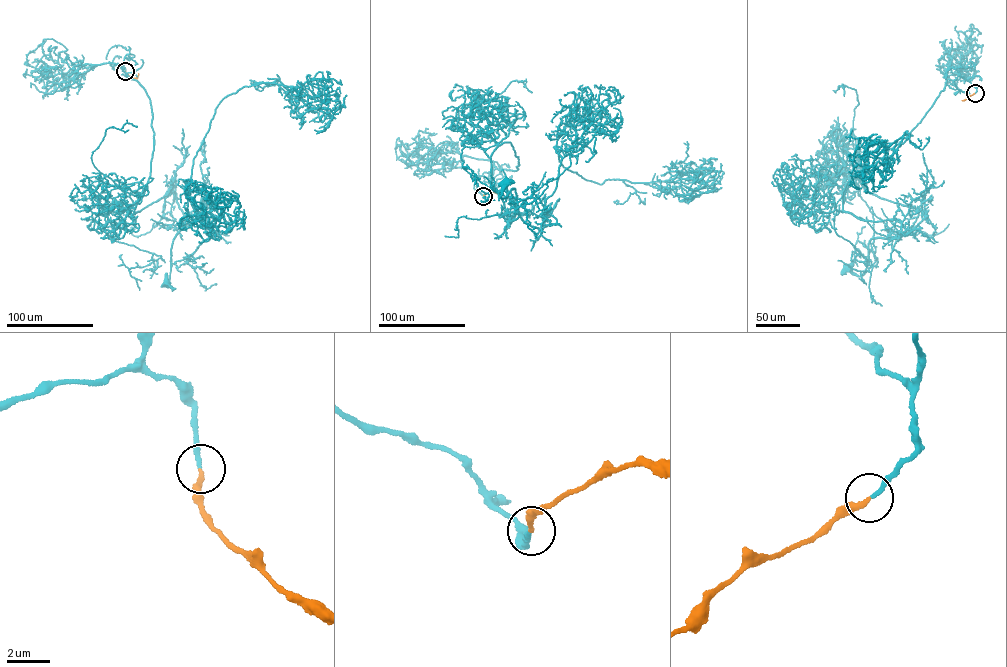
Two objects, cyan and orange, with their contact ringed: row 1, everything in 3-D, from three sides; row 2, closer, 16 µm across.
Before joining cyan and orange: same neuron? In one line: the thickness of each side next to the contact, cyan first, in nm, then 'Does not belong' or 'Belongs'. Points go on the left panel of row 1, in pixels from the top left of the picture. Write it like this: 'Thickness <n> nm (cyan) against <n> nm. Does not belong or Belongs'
Thickness 190 nm (cyan) against 200 nm. Belongs

